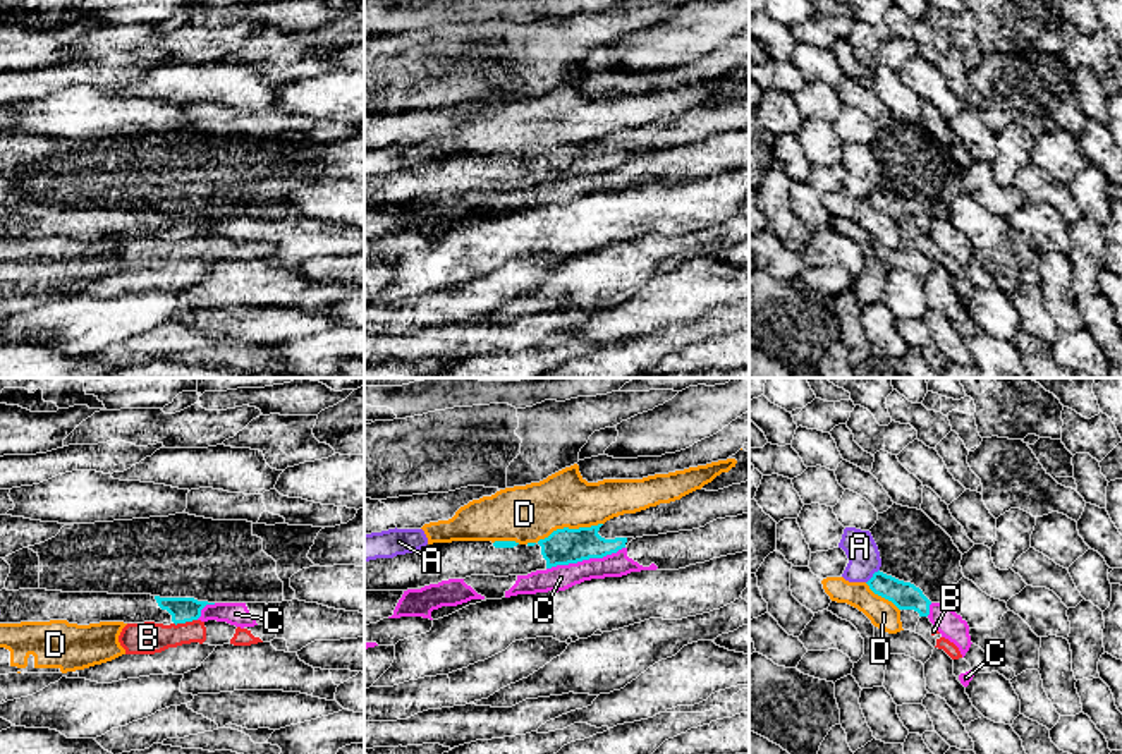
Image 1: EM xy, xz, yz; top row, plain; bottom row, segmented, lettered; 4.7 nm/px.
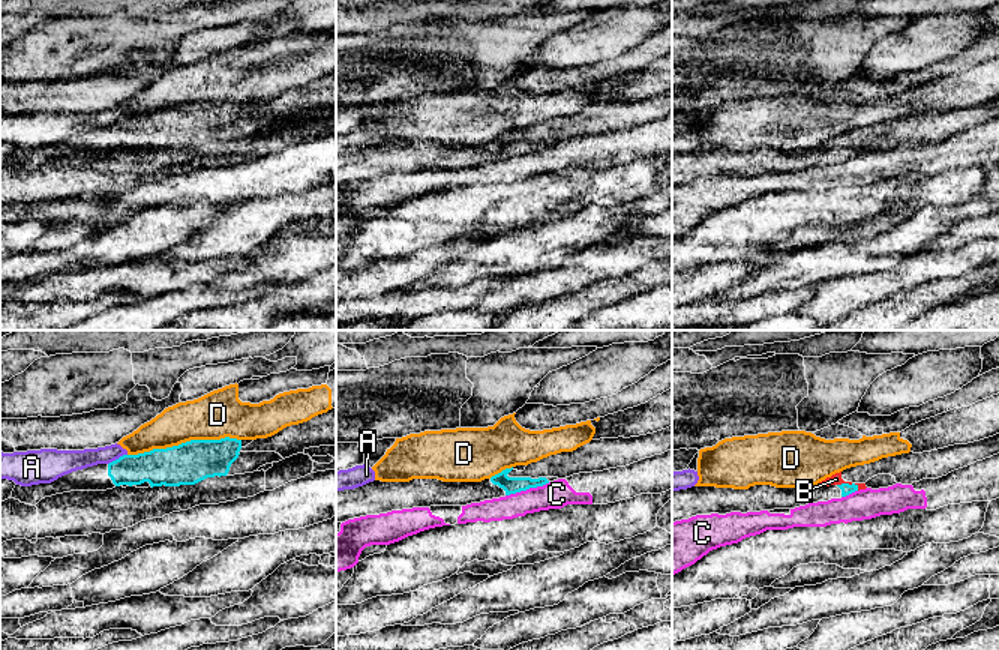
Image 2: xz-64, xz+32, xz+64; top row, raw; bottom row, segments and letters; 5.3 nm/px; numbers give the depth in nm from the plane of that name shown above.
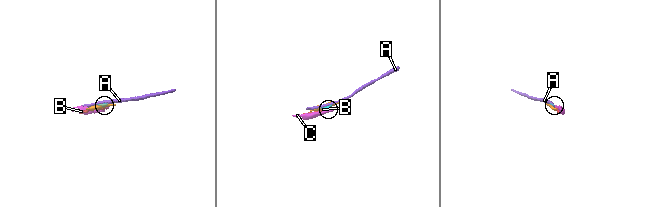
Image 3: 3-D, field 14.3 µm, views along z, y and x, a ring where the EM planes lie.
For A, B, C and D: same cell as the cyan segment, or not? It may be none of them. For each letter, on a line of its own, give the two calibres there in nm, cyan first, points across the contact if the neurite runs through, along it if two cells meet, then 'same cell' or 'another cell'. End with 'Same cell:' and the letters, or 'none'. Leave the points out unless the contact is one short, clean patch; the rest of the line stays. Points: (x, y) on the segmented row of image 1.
A: 130/150 nm | another cell
B: 120/150 nm | along xy (196, 619), (174, 624) | another cell
C: 170/120 nm | along xz (624, 547), (602, 557), (557, 564), (547, 569) | another cell
D: 170/280 nm | another cell
Same cell: none

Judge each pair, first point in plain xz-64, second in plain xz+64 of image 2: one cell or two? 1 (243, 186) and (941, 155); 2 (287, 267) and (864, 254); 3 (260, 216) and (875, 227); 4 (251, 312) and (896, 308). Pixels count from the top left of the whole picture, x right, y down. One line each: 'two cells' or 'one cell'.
1: two cells
2: two cells
3: two cells
4: one cell

